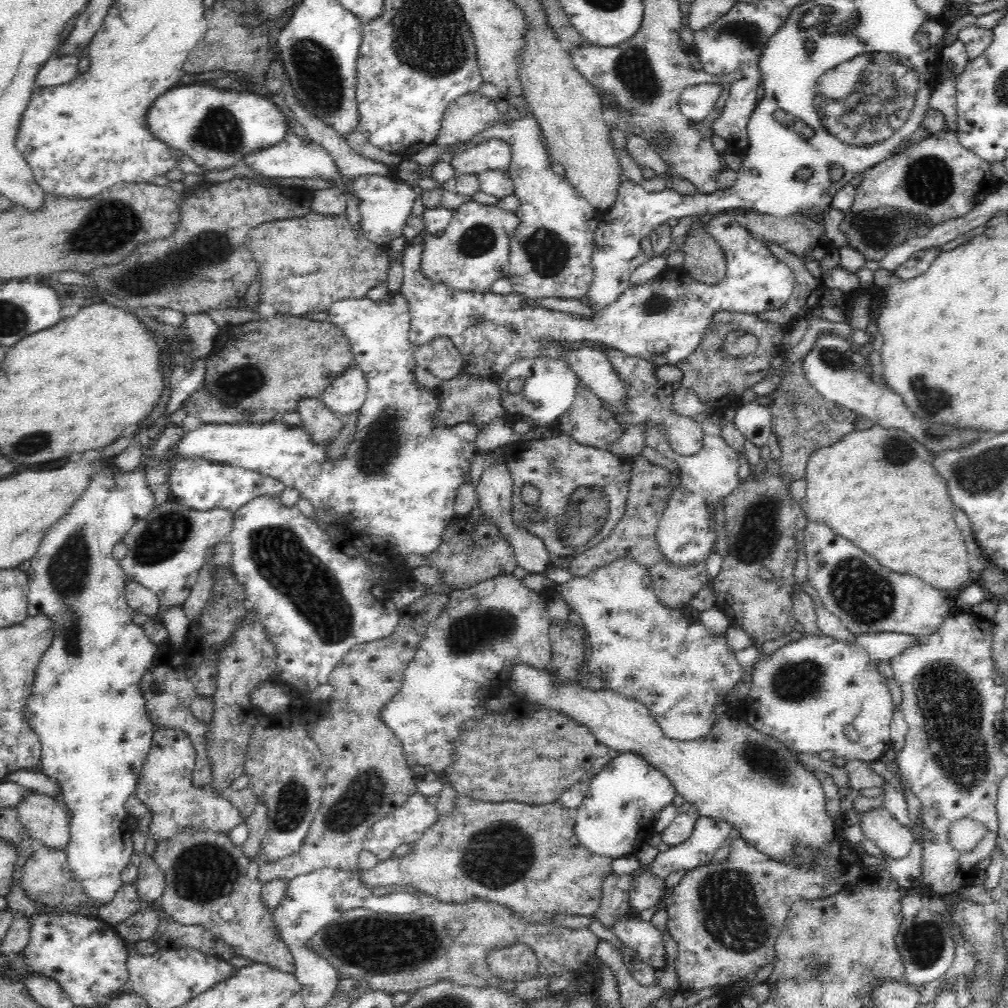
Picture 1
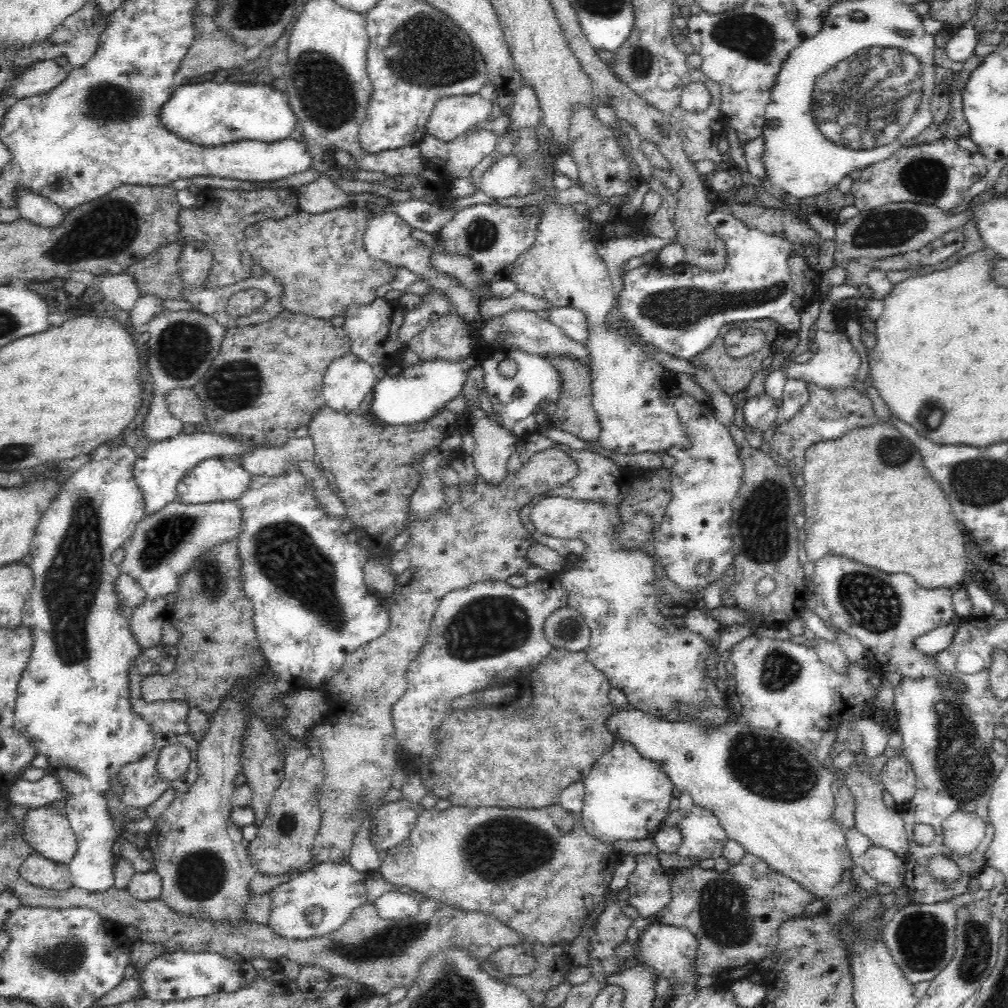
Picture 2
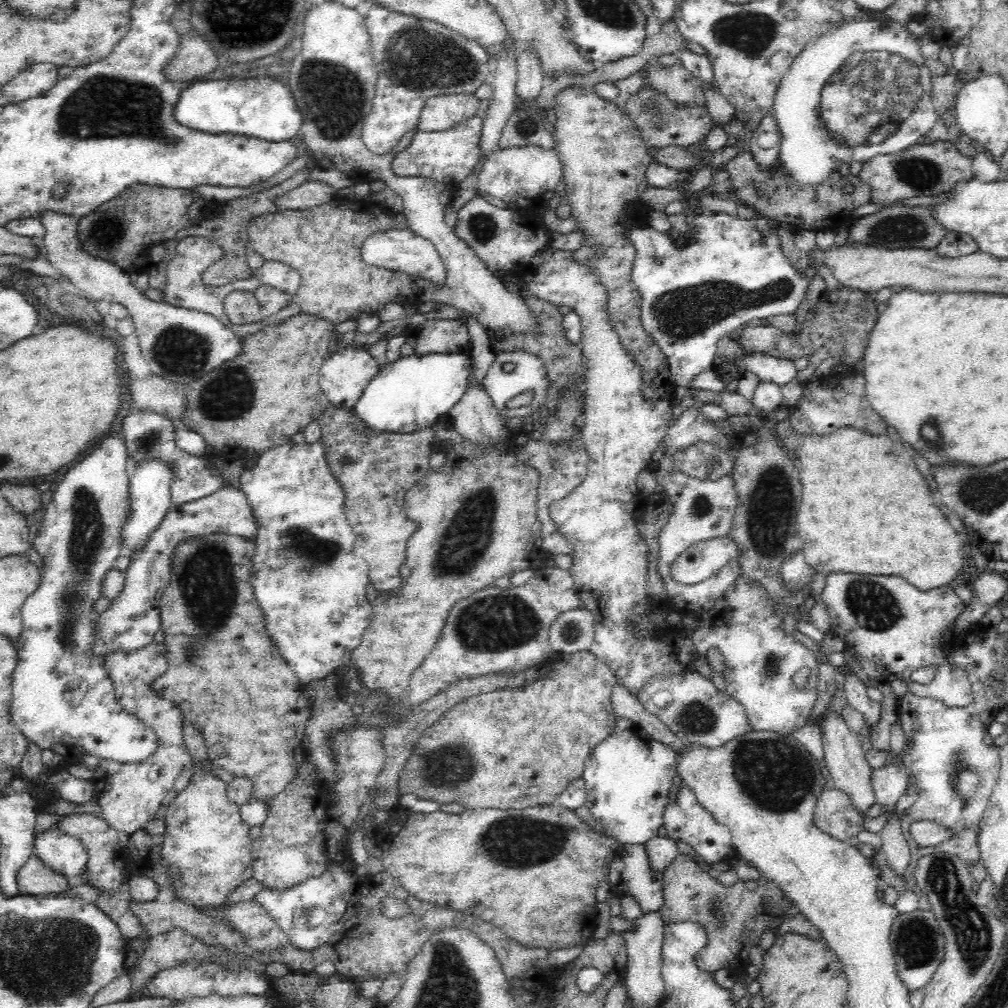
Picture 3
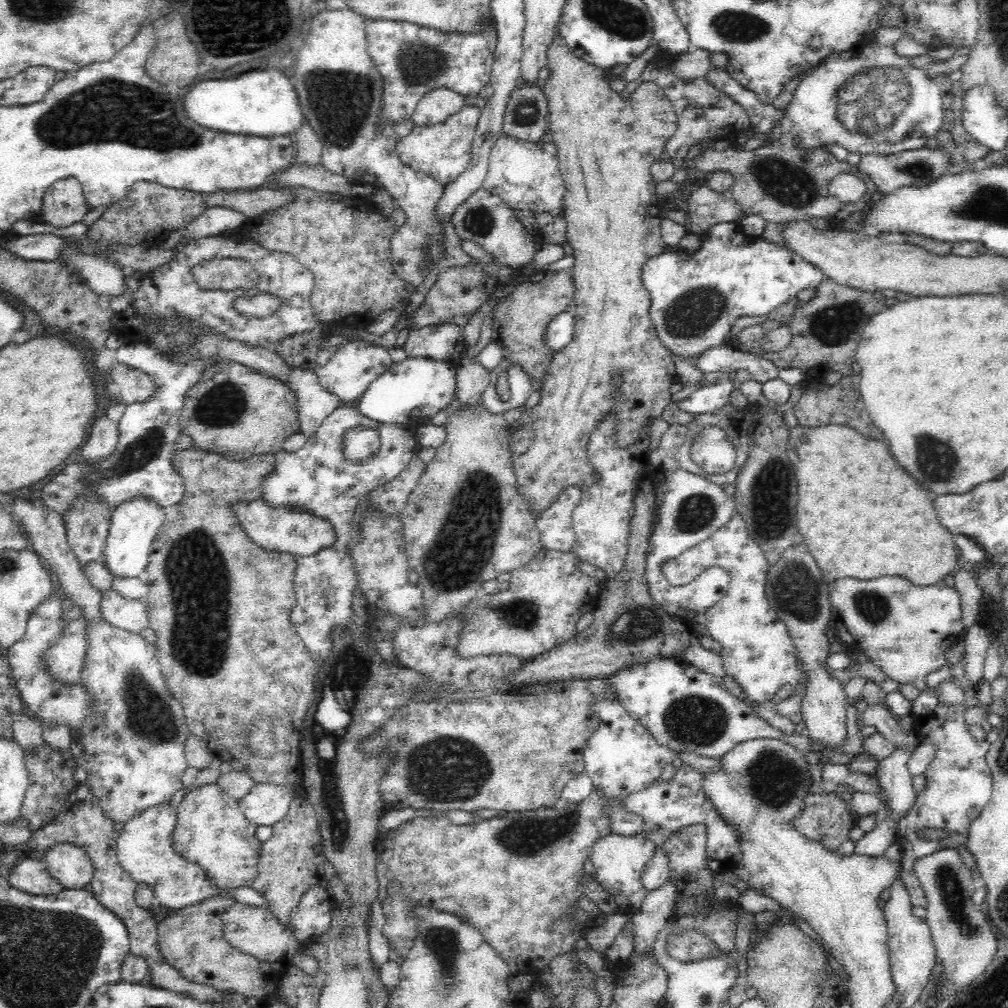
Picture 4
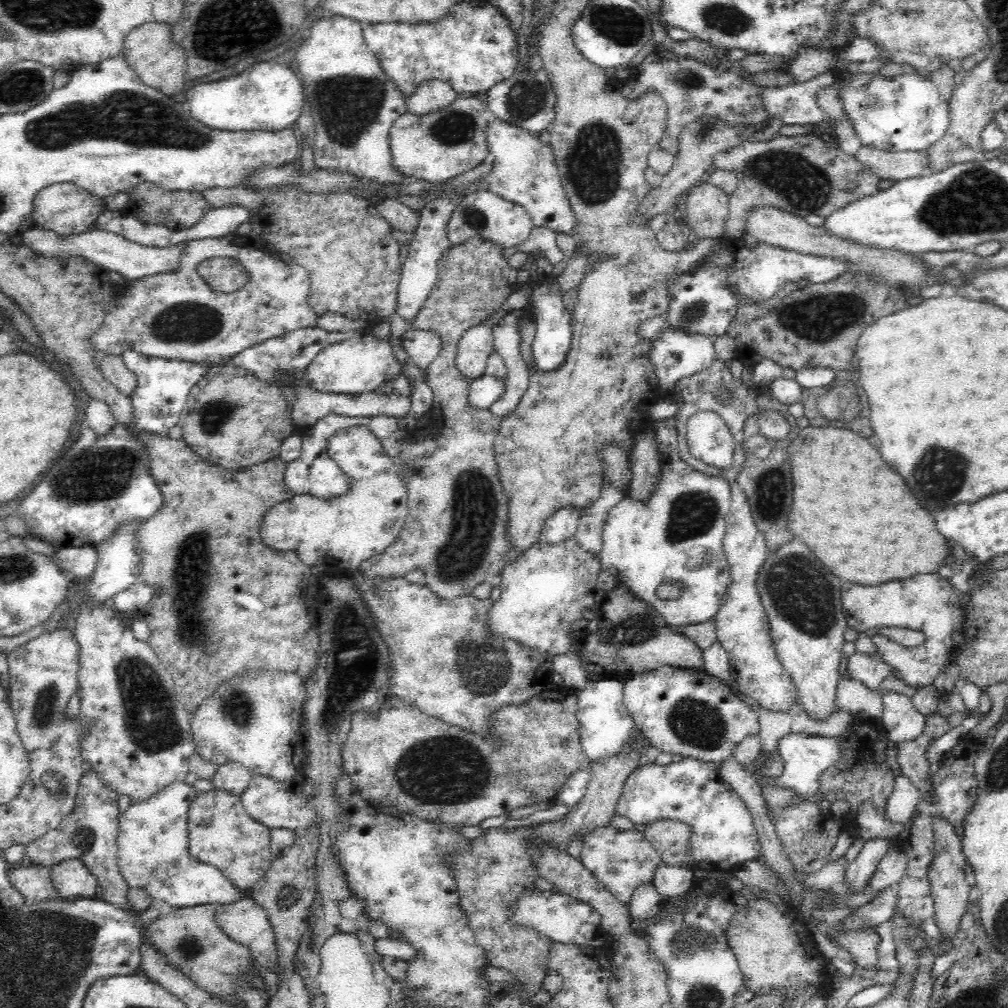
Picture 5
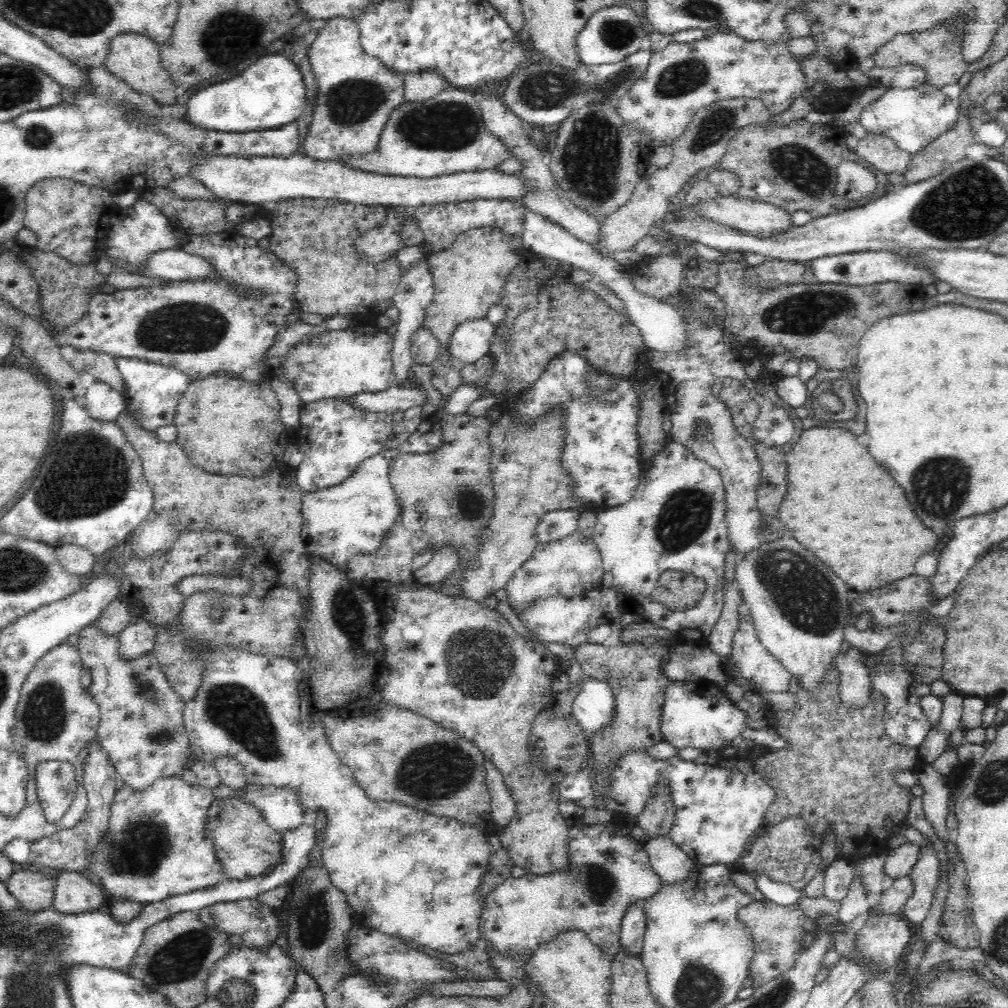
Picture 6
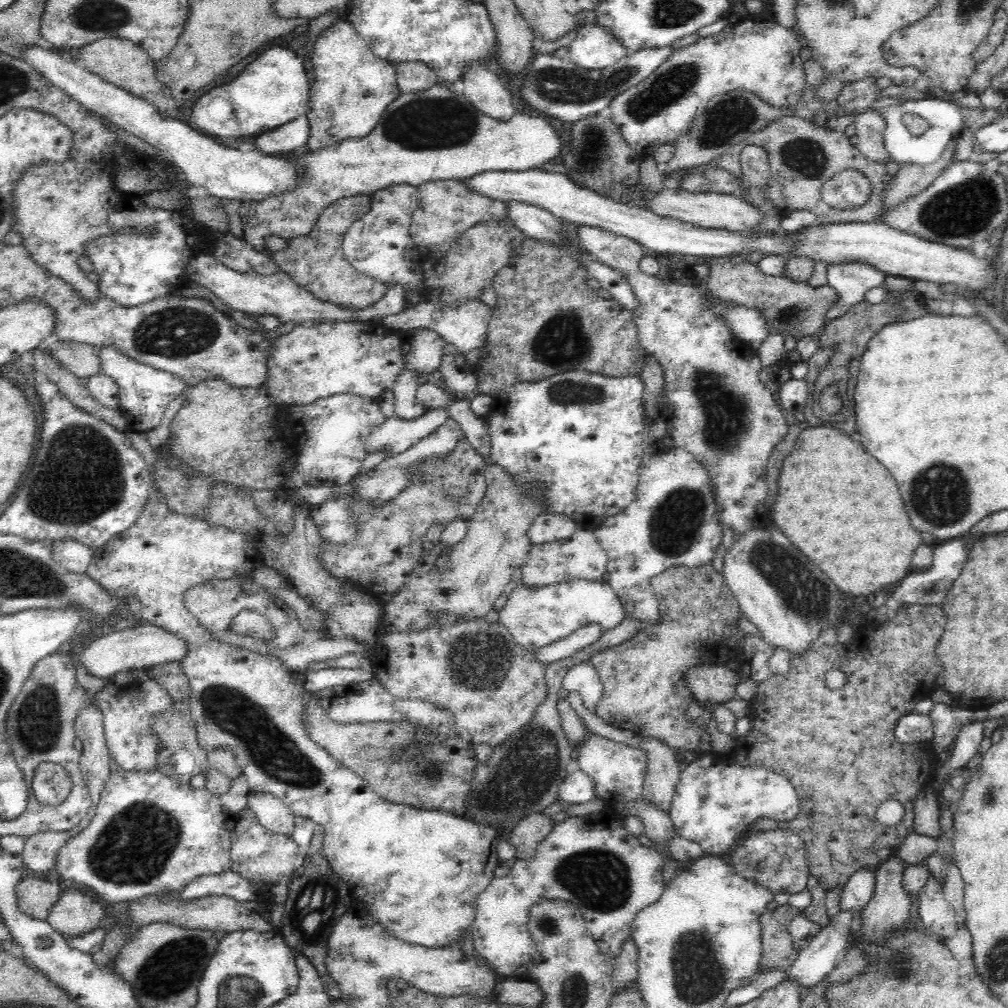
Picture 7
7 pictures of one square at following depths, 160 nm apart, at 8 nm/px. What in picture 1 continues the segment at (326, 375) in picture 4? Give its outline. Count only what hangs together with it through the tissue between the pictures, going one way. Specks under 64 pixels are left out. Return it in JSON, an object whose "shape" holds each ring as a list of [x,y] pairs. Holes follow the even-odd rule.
{"shape":[[[349,367],[338,375],[330,386],[320,394],[321,401],[339,417],[358,412],[366,398],[366,378],[363,370]]]}

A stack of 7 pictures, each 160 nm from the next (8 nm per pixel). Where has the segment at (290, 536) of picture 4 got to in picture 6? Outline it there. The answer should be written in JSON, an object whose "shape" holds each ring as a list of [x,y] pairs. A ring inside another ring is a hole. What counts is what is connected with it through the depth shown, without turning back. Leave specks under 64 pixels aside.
{"shape":[[[434,412],[427,415],[418,428],[408,436],[408,440],[396,446],[393,450],[384,450],[356,466],[356,470],[346,478],[344,482],[336,486],[328,487],[324,490],[317,490],[310,493],[304,493],[301,500],[302,539],[307,546],[307,555],[320,557],[324,561],[333,564],[336,568],[344,570],[351,558],[356,555],[368,555],[375,551],[384,540],[387,532],[392,528],[400,516],[401,506],[398,502],[397,494],[391,487],[389,479],[389,466],[395,457],[404,454],[426,454],[436,451],[442,444],[442,431],[440,431],[440,422],[436,422]]]}

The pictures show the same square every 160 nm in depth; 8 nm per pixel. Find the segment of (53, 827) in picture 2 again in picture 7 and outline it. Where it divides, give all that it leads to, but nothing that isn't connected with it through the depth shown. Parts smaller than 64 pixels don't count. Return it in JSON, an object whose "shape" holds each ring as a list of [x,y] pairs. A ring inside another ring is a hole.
{"shape":[[[70,886],[61,890],[46,920],[64,938],[76,938],[98,928],[104,913],[102,905],[92,896]]]}

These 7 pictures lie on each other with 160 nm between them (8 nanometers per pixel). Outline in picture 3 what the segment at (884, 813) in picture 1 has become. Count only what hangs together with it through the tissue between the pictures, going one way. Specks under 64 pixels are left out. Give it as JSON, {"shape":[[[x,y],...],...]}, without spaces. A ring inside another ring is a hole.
{"shape":[[[836,714],[824,716],[822,718],[821,741],[823,742],[823,765],[827,768],[831,780],[829,782],[830,789],[840,790],[844,792],[851,801],[852,807],[864,818],[870,818],[866,813],[868,809],[878,804],[876,795],[874,795],[874,787],[871,783],[871,774],[873,769],[868,765],[865,757],[865,751],[862,749],[859,736],[848,729],[844,720]]]}

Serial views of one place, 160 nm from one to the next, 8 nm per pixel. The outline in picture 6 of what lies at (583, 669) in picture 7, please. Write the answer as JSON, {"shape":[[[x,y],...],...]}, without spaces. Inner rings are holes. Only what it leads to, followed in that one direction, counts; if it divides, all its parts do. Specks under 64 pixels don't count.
{"shape":[[[586,678],[582,690],[572,705],[572,716],[589,740],[602,734],[616,716],[612,687],[605,681]]]}

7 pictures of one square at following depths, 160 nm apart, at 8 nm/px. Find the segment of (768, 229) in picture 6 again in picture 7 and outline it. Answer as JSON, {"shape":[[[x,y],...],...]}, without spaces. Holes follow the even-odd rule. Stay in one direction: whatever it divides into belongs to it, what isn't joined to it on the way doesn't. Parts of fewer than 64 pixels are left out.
{"shape":[[[664,190],[656,196],[650,194],[648,211],[660,217],[671,217],[687,224],[703,226],[704,228],[726,229],[732,232],[755,229],[764,219],[758,209],[748,205],[744,199],[734,194],[721,194],[713,191],[706,193],[691,193],[684,190]]]}

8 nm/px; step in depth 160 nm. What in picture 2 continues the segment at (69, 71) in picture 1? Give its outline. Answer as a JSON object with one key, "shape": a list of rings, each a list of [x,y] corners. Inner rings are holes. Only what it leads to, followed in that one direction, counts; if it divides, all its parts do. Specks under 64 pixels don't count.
{"shape":[[[54,59],[37,61],[8,86],[7,94],[14,100],[46,94],[68,76],[69,69],[58,65]]]}

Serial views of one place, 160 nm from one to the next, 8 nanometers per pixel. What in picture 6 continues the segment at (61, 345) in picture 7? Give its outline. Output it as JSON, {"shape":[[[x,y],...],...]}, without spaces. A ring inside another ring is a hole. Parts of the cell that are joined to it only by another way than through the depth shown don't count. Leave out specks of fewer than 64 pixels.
{"shape":[[[81,351],[74,360],[77,365],[84,364],[87,372],[90,372],[98,381],[108,383],[112,389],[124,394],[125,382],[118,370],[116,358],[106,353]]]}

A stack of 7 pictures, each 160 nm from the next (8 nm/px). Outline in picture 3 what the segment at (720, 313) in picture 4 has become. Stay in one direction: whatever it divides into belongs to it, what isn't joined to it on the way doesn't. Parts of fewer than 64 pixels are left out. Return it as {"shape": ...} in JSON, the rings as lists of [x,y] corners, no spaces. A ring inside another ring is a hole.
{"shape":[[[724,212],[700,213],[696,218],[696,242],[683,245],[665,232],[650,226],[624,230],[624,236],[635,246],[636,258],[631,279],[640,293],[640,319],[642,329],[648,333],[666,355],[670,376],[668,382],[674,388],[690,387],[696,374],[711,369],[718,341],[742,325],[772,316],[794,316],[804,300],[810,280],[816,270],[809,267],[807,275],[800,275],[782,251],[782,239],[778,231],[770,228],[766,217],[743,220]]]}

